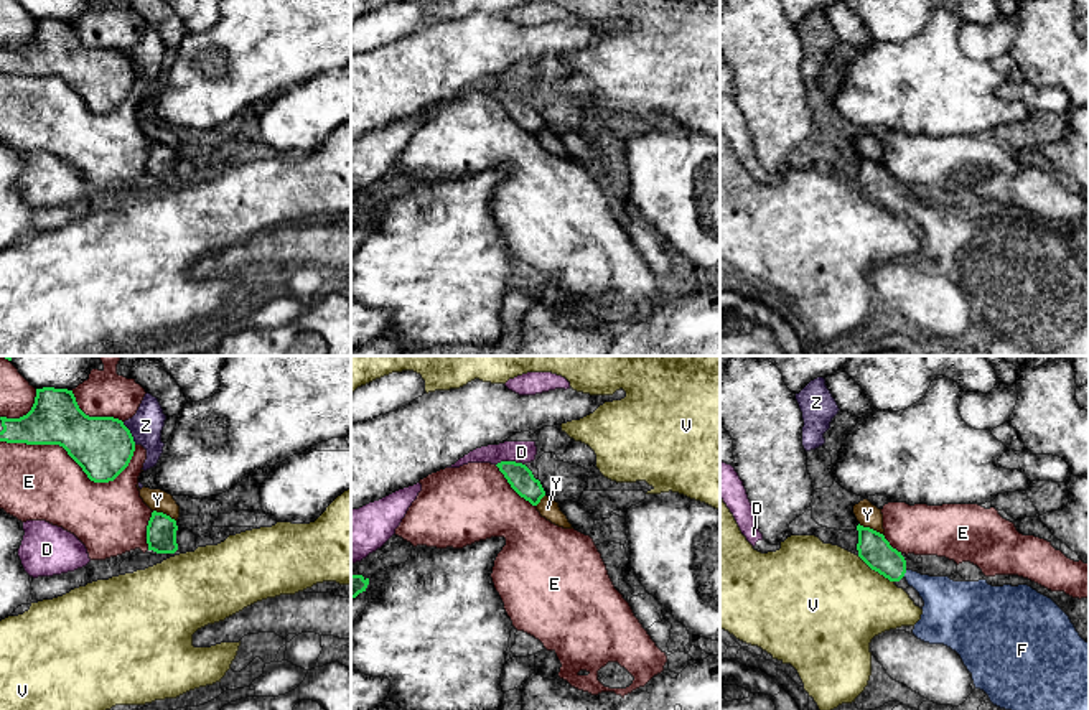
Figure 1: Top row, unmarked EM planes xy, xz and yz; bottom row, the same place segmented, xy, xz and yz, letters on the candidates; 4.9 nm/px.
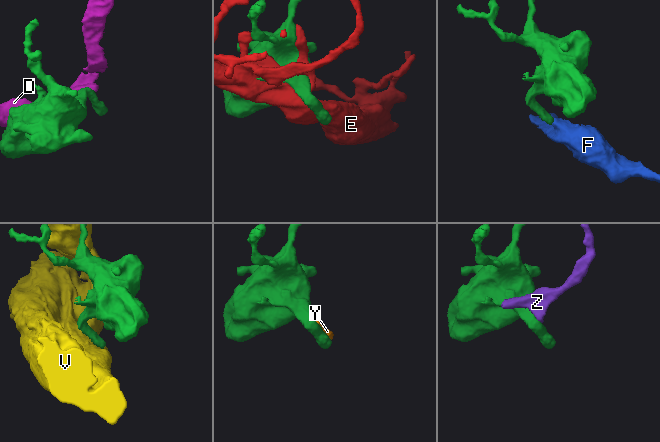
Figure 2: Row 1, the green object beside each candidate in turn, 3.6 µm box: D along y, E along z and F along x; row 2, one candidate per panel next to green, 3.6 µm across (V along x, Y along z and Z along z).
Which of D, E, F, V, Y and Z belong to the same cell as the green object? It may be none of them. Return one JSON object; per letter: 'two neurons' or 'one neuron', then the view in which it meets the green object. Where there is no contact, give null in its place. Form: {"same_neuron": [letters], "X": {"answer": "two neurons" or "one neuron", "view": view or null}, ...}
{"same_neuron": ["F"], "D": {"answer": "two neurons", "view": "xz"}, "E": {"answer": "two neurons", "view": "xy"}, "F": {"answer": "one neuron", "view": "yz"}, "V": {"answer": "two neurons", "view": "yz"}, "Y": {"answer": "two neurons", "view": "yz"}, "Z": {"answer": "two neurons", "view": "xy"}}

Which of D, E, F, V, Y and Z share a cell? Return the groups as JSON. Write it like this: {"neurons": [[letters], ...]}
{"neurons": [["D"], ["E"], ["F"], ["V"], ["Y", "Z"]]}

